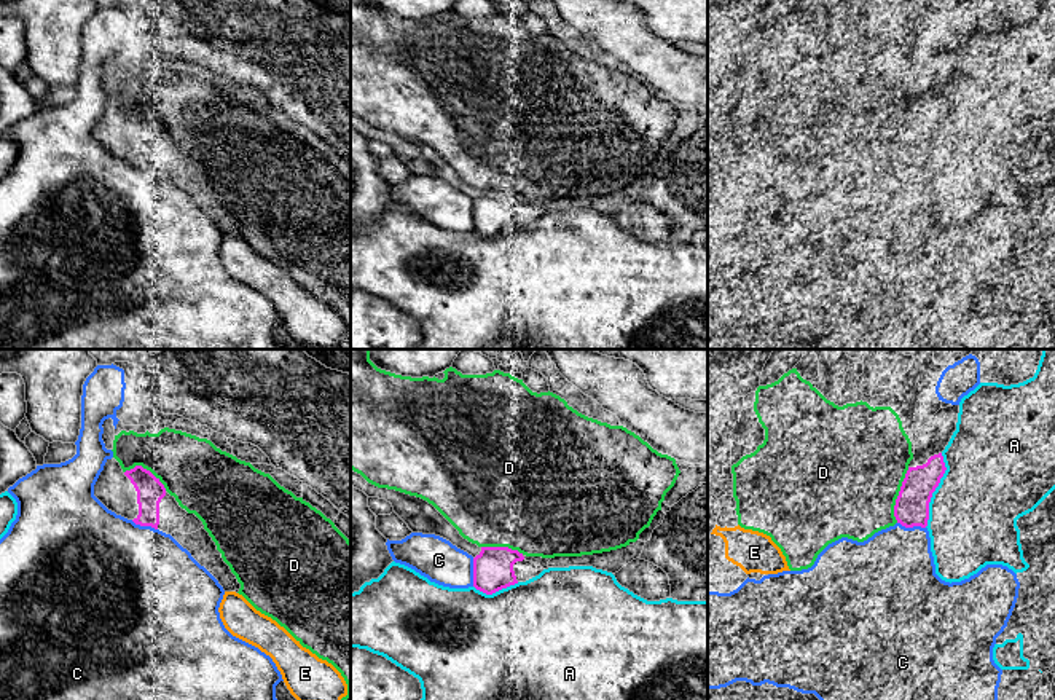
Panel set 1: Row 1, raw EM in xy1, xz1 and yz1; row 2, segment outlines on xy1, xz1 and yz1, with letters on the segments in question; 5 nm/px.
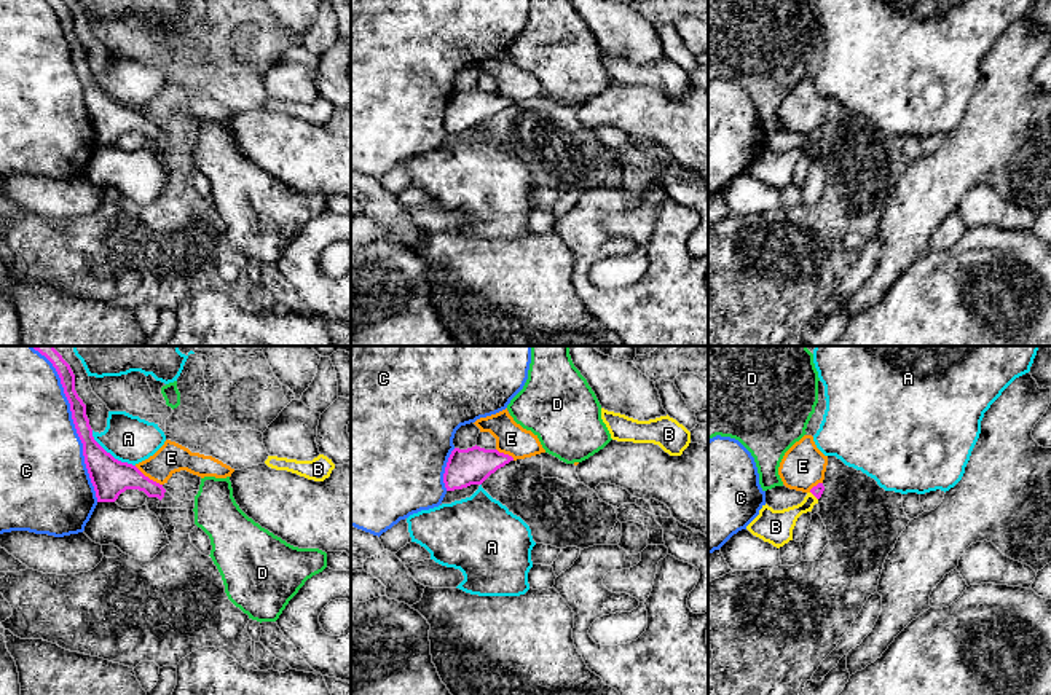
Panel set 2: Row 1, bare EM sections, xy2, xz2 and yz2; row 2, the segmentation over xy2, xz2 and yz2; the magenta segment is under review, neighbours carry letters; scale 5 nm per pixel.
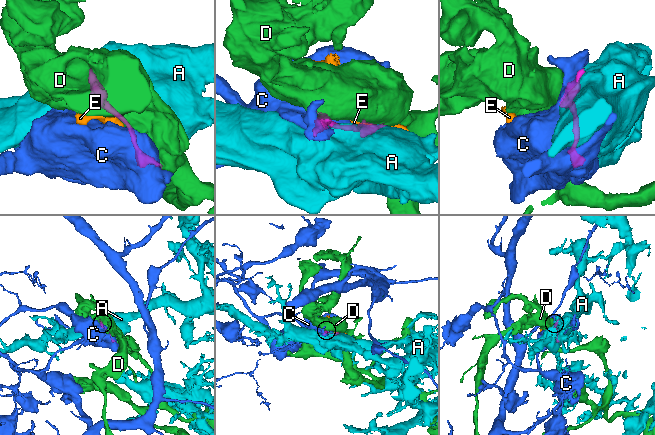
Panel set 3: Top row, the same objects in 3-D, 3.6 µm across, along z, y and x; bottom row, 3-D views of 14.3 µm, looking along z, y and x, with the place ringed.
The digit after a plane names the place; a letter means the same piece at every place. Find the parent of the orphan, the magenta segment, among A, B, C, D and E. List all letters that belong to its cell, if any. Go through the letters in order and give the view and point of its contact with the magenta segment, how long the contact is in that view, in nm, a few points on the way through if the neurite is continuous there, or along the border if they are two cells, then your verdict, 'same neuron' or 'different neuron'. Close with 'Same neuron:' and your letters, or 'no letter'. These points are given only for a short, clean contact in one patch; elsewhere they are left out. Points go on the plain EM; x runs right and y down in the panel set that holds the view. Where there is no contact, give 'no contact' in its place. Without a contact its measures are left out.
A: contact yz1 (934, 133); length 380 nm; different neuron
B: contact yz2 (814, 137); length 60 nm; way yz2 (817, 134), (814, 137), (803, 150), (775, 169); same neuron
C: contact xy2 (75, 70); length 750 nm; different neuron
D: contact yz1 (899, 137); length 280 nm; different neuron
E: contact xy2 (147, 120); length 170 nm; different neuron
Same neuron: B

